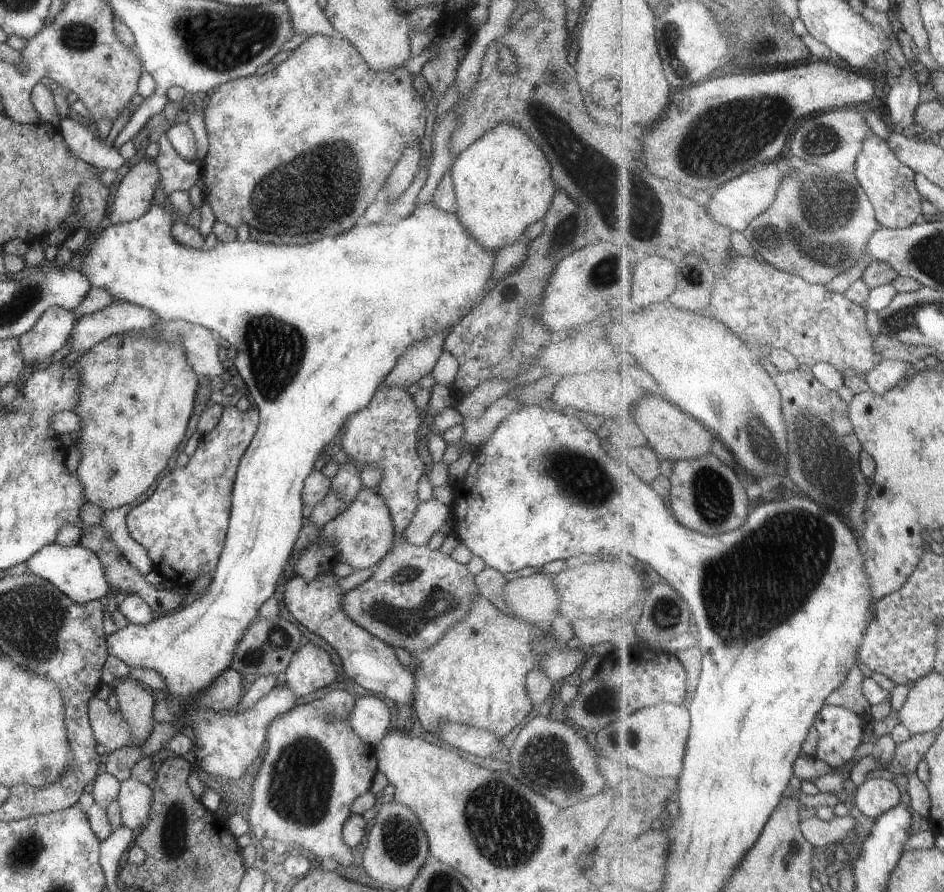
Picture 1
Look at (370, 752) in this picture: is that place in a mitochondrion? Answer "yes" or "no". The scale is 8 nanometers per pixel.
no

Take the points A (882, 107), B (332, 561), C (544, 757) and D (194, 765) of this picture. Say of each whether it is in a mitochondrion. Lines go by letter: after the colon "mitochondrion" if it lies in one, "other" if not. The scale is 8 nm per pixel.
A: other
B: other
C: mitochondrion
D: other

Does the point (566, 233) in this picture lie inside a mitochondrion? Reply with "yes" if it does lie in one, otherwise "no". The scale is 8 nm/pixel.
yes

